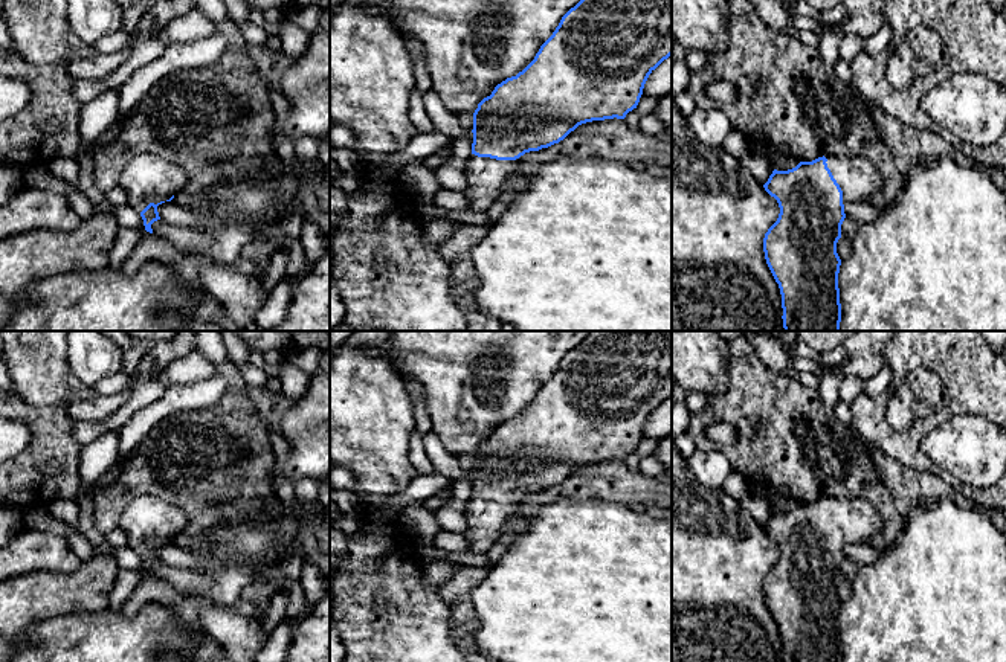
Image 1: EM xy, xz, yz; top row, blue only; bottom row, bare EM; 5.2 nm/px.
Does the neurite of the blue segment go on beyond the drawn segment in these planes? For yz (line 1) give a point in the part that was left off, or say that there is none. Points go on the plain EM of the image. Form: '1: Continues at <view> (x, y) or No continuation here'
1: Continues at yz (858, 520)

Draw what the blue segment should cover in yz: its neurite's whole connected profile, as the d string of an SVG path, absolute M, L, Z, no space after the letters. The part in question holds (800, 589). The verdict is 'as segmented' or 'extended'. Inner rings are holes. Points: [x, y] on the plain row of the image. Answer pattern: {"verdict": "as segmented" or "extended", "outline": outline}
{"verdict": "extended", "outline": "M823 497L788 513L774 511L765 532L779 545L777 563L763 580L766 606L779 625L783 662L841 662L837 584L846 560L844 548L864 543L884 531L878 509L863 499Z"}

